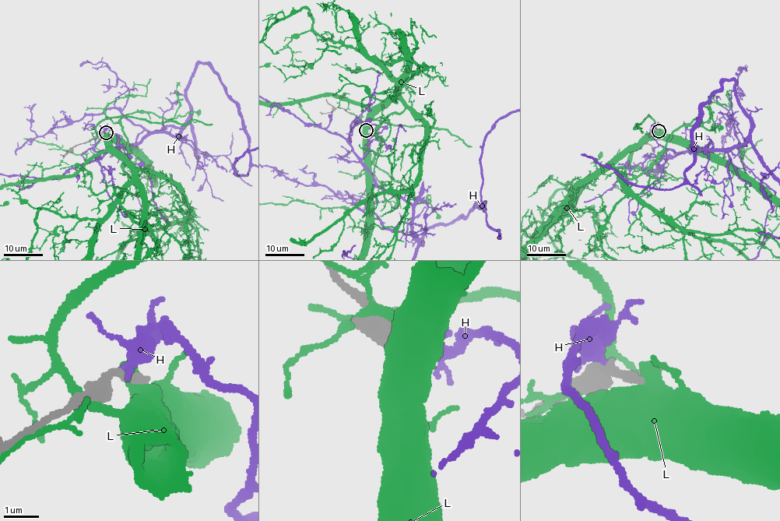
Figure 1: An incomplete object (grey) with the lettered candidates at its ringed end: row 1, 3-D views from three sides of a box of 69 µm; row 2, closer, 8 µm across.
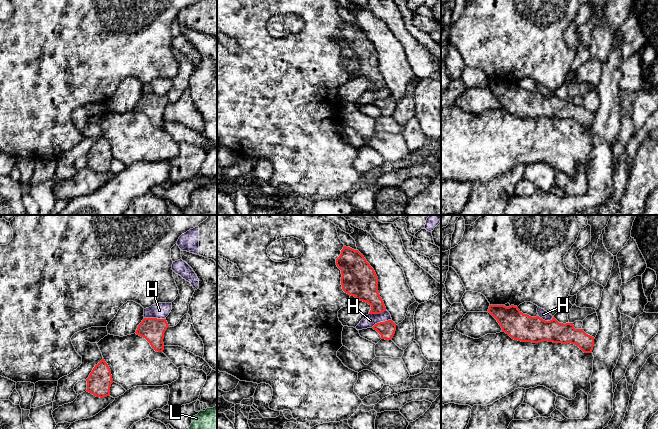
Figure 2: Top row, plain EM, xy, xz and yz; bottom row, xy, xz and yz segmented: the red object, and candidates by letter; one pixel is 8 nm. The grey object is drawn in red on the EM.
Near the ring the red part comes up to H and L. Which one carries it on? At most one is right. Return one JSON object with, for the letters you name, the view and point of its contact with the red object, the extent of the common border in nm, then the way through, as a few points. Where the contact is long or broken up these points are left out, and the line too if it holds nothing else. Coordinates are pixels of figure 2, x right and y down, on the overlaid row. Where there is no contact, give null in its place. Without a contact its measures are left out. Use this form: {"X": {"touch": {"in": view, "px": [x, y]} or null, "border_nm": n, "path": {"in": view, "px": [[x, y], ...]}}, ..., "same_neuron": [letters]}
{"same_neuron": []}

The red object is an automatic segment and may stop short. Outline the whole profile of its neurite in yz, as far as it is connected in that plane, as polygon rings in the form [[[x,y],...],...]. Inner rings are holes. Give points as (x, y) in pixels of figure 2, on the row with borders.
[[[490,305],[488,312],[497,320],[502,331],[514,340],[532,343],[571,343],[584,353],[591,353],[593,350],[595,338],[586,334],[583,329],[575,329],[573,323],[559,323],[554,317],[550,321],[545,321],[539,316],[531,317],[523,314],[514,305]]]

